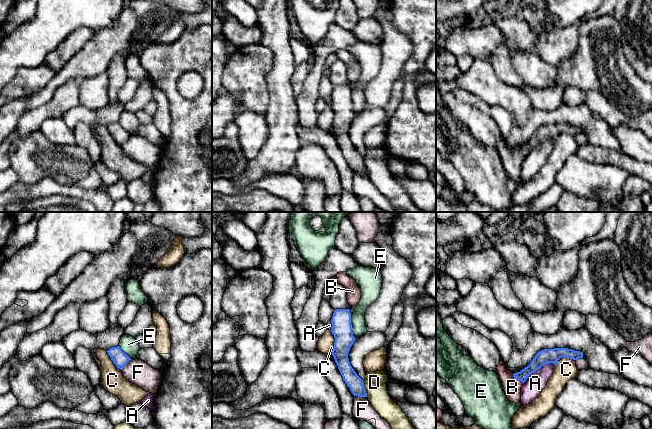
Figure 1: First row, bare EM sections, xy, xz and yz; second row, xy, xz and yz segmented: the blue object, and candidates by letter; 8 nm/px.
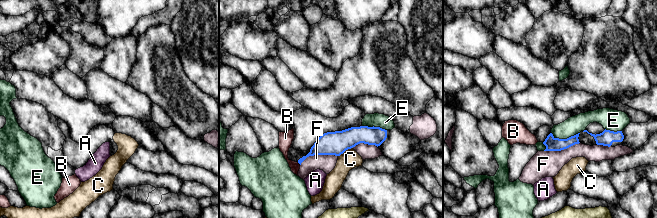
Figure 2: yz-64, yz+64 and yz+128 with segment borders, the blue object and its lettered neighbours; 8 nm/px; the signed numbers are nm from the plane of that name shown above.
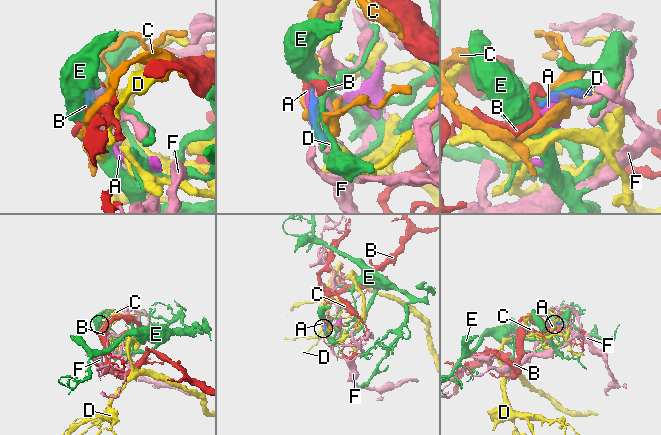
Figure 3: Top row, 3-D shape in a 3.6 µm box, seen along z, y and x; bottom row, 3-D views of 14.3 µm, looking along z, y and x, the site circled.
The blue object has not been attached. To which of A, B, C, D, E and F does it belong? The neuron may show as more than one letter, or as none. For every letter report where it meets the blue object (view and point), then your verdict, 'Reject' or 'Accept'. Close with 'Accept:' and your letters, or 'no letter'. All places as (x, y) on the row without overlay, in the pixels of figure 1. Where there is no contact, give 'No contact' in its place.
A: Touches blue at yz (537, 145). Reject
B: Touches blue at yz (516, 154). Accept
C: Touches blue at xz (334, 118). Reject
D: Touches blue at xz (364, 164). Reject
E: Touches blue at xz (351, 102). Reject
F: Touches blue at xy (125, 140). Reject
Accept: B

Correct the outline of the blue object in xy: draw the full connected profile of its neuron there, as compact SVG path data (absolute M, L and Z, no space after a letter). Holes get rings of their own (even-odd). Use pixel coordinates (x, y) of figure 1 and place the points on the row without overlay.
M119 122L110 124L107 126L107 129L116 143L120 146L122 146L122 144L131 136L131 134L125 130Z

